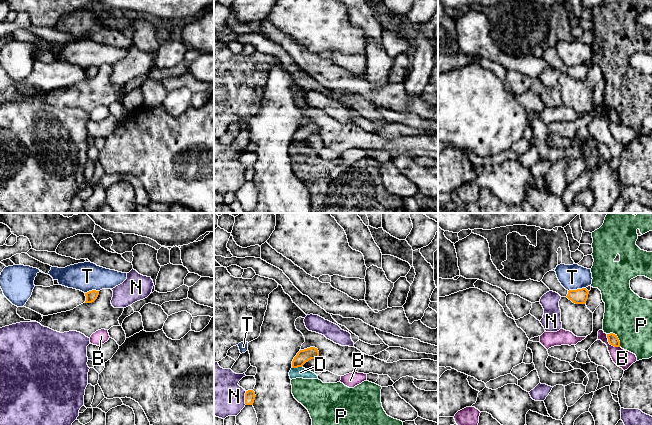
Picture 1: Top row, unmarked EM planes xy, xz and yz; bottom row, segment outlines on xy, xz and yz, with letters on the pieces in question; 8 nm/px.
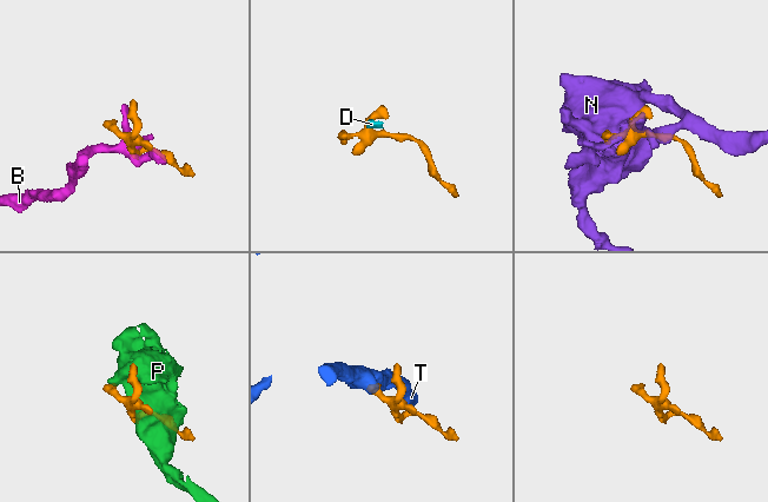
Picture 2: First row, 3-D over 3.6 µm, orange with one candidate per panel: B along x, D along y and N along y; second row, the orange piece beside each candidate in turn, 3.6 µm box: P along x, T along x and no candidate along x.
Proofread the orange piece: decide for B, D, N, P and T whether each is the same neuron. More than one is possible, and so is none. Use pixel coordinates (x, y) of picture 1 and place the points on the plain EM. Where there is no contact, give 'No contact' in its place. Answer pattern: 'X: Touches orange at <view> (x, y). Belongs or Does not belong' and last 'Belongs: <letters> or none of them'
B: Touches orange at yz (610, 120). Does not belong
D: Touches orange at xz (296, 143). Does not belong
N: Touches orange at xz (245, 174). Does not belong
P: Touches orange at yz (617, 113). Does not belong
T: Touches orange at yz (577, 65). Does not belong
Belongs: none of them

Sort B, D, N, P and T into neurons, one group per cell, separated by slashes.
B / D P / N / T

